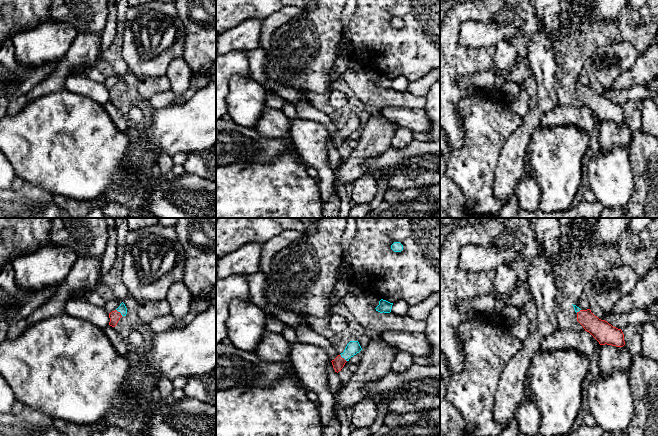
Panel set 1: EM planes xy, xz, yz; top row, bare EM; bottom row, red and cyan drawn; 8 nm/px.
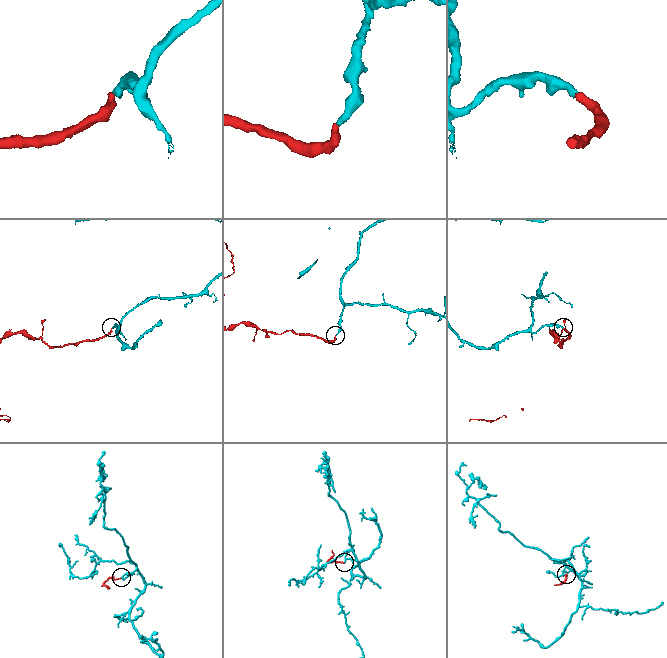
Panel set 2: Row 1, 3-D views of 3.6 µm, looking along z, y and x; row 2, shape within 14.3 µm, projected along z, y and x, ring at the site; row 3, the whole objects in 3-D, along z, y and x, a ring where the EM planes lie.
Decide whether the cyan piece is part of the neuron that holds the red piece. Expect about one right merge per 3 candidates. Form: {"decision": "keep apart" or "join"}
{"decision": "join"}

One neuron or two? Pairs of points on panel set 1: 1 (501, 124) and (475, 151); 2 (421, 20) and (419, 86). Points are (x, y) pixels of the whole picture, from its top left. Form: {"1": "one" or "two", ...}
{"1": "one", "2": "two"}

